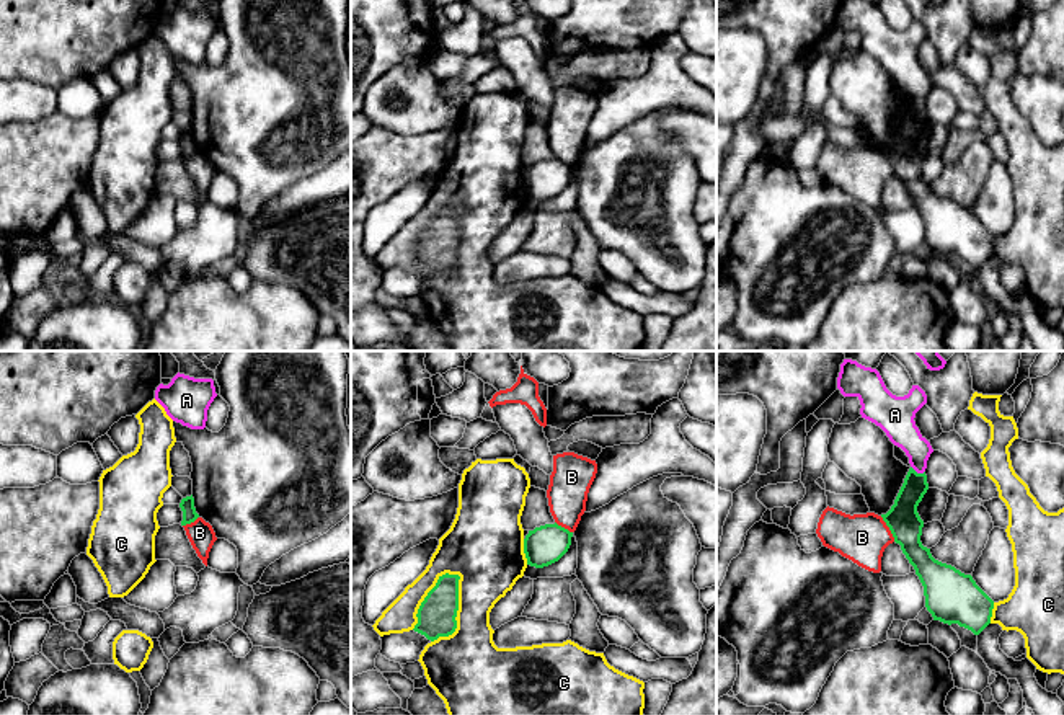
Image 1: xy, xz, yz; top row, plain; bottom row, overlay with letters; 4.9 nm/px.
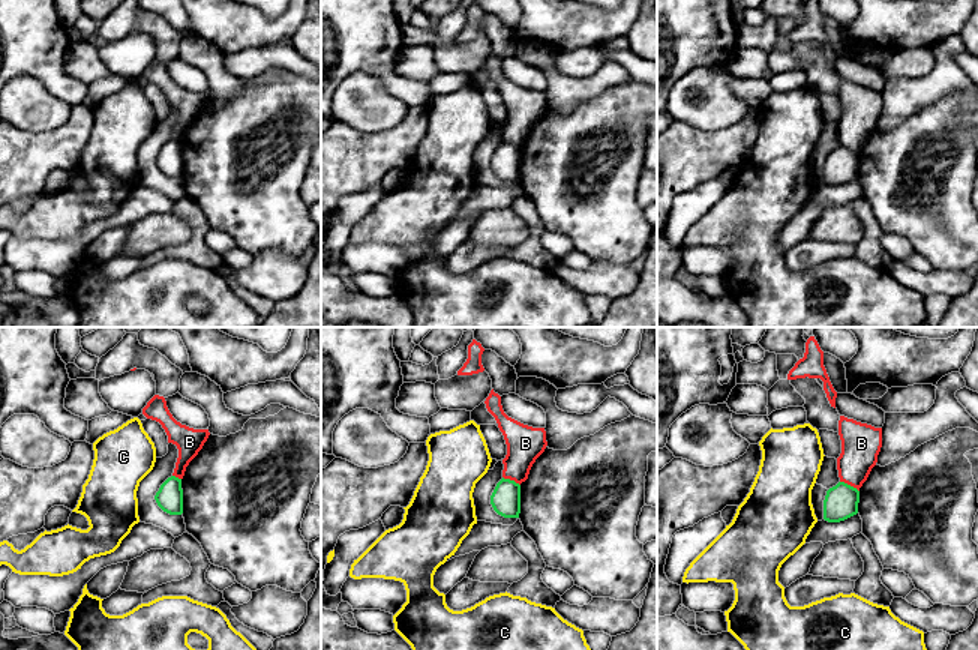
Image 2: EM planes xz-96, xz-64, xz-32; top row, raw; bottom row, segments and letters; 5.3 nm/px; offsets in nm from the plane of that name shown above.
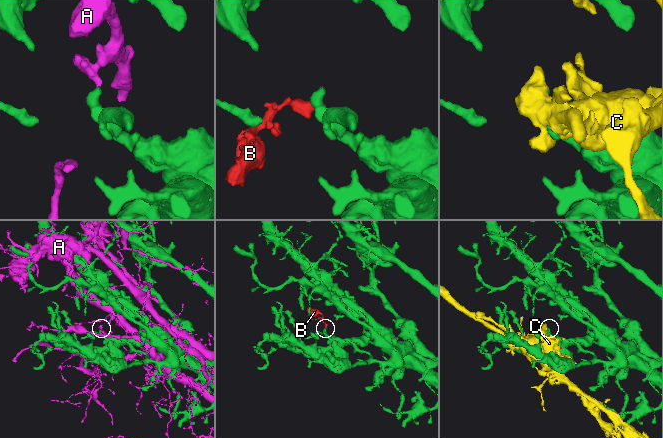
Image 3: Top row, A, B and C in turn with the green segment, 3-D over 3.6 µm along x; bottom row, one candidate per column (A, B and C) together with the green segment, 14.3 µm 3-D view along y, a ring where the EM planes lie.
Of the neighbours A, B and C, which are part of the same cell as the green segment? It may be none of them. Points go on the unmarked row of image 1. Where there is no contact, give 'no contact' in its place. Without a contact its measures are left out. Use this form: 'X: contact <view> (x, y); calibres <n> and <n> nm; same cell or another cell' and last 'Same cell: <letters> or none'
A: contact yz (916, 106); calibres 160 and 160 nm; another cell
B: contact yz (890, 164); calibres 160 and 240 nm; another cell
C: contact xz (428, 229); calibres 190 and 200 nm; another cell
Same cell: none

